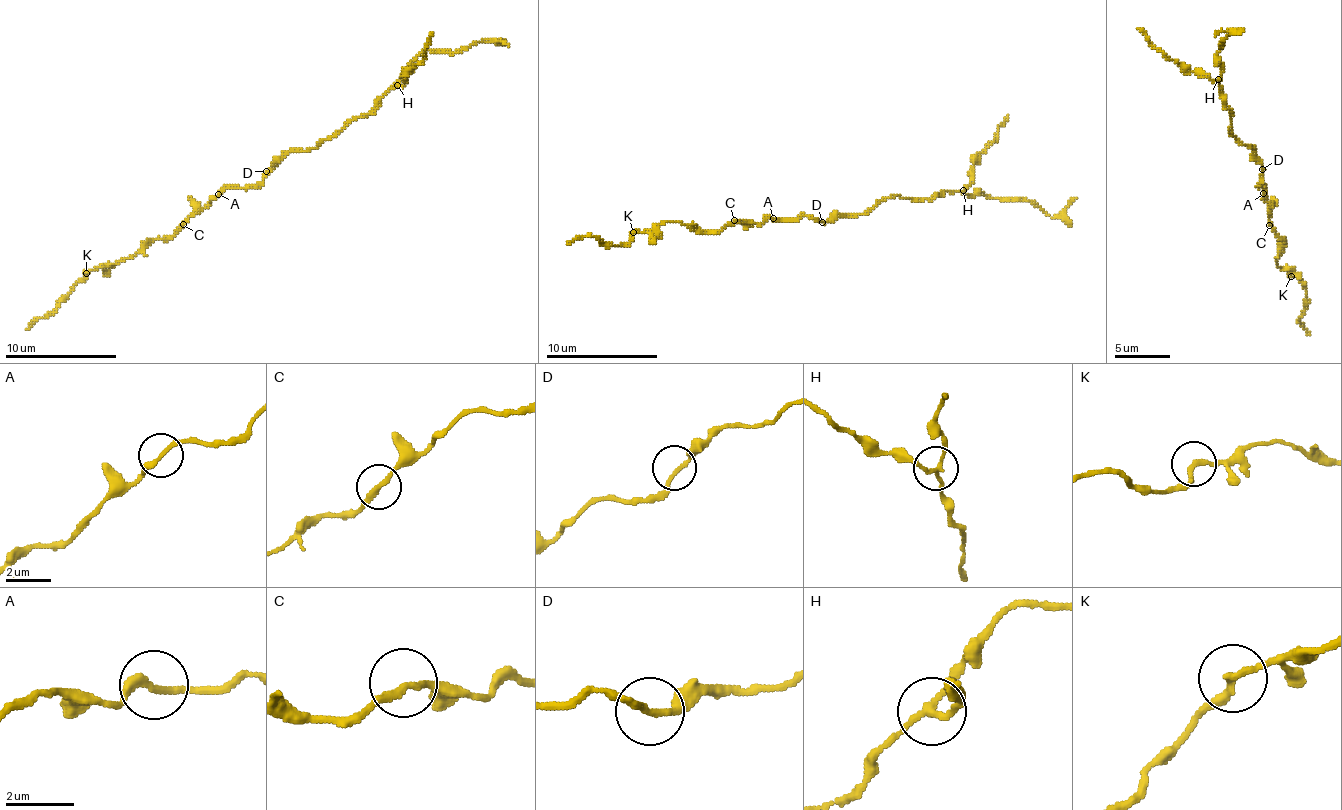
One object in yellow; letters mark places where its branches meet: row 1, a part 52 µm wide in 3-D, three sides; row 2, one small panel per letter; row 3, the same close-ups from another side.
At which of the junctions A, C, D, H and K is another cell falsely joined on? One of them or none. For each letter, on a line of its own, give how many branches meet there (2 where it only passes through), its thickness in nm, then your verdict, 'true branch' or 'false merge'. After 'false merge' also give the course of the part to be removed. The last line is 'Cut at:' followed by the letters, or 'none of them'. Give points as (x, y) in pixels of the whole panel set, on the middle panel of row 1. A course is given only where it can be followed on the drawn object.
A: branches 2; calibre 240 nm; true branch
C: branches 2; calibre 200 nm; true branch
D: branches 2; calibre 170 nm; true branch
H: branches 3; calibre 160 nm; false merge; course (962, 191), (970, 183), (974, 158), (994, 139), (1008, 115)
K: branches 2; calibre 190 nm; true branch
Cut at: H

